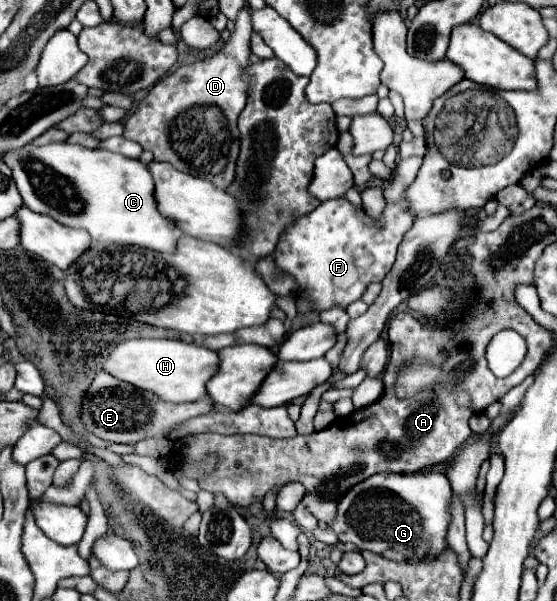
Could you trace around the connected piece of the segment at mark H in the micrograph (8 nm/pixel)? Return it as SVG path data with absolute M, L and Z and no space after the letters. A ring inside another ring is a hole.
M134 338L118 344L108 356L104 370L112 372L118 380L132 386L156 392L168 402L196 402L206 398L206 382L218 372L218 352L204 346L188 344L182 340L158 340L158 338Z

